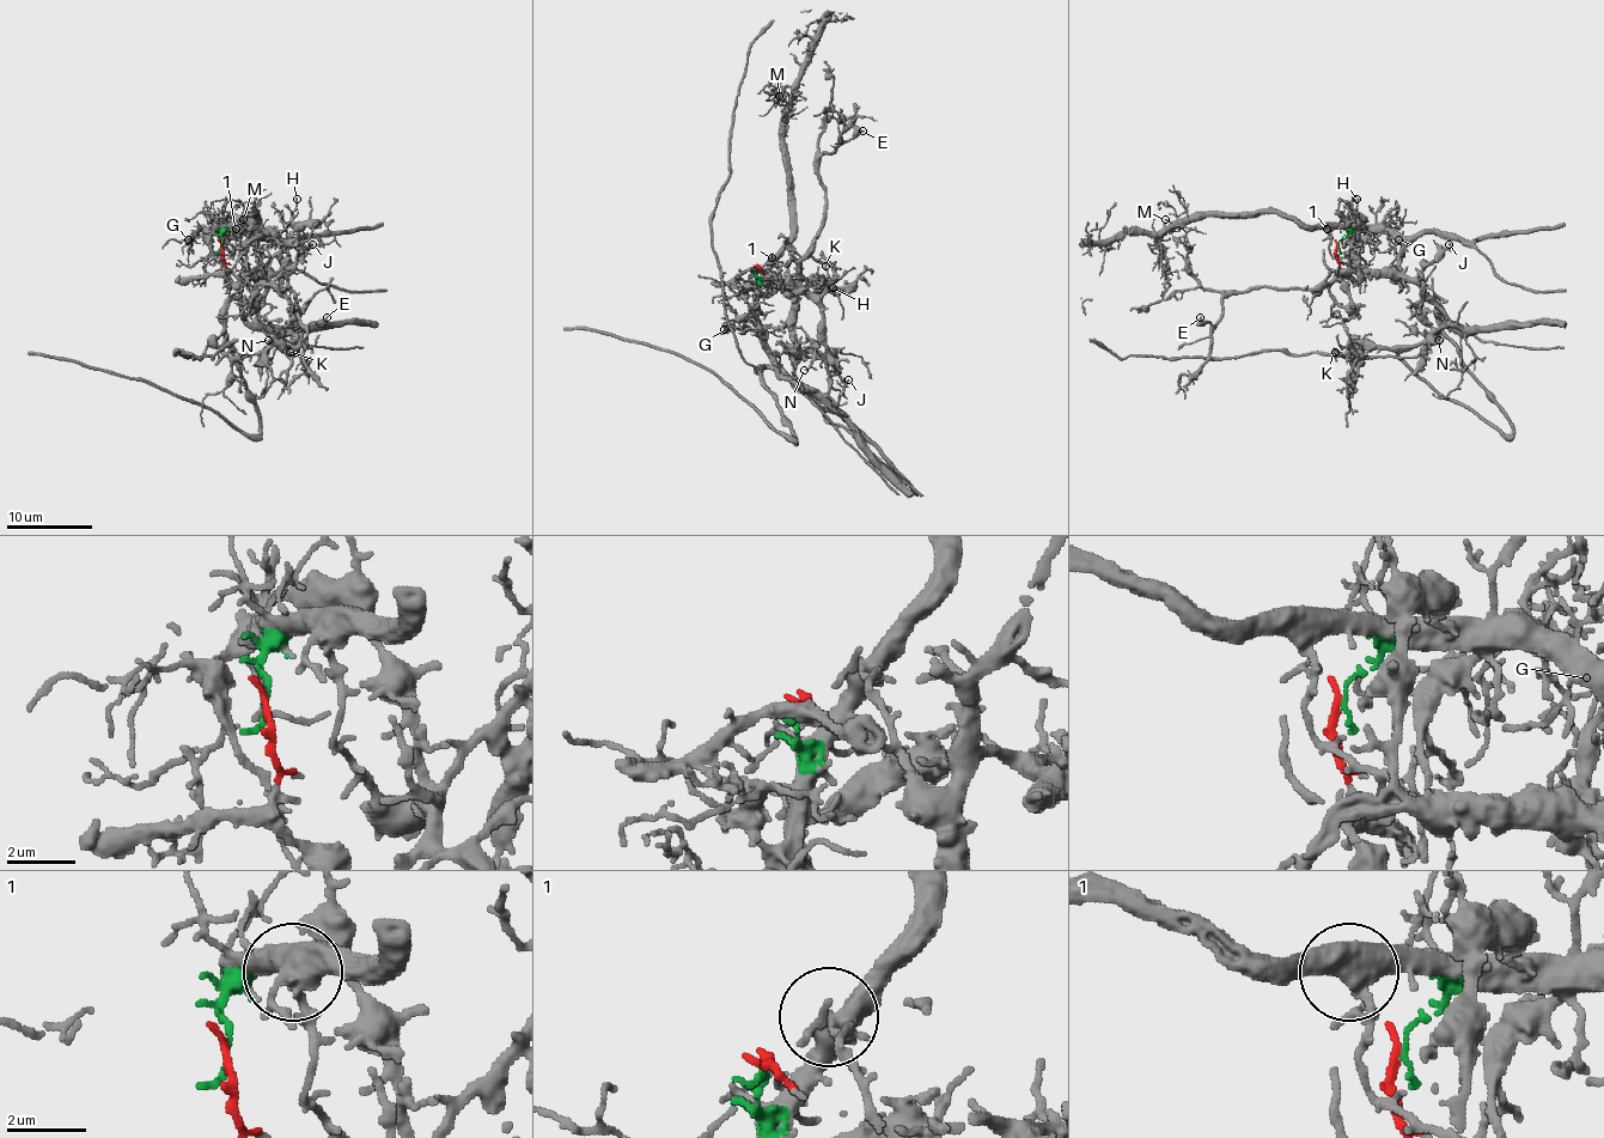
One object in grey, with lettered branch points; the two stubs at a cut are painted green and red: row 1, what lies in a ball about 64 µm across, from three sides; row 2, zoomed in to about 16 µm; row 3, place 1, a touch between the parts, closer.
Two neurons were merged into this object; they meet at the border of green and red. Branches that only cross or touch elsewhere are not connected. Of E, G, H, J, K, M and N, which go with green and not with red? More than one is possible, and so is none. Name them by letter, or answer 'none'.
G, M

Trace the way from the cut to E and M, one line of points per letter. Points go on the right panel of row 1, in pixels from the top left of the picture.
E: (1336, 245), (1345, 305), (1329, 284), (1255, 286), (1223, 299), (1213, 326), (1201, 316)
M: (1339, 245), (1345, 237), (1345, 229), (1309, 229), (1276, 213), (1188, 215), (1175, 229), (1164, 220)

